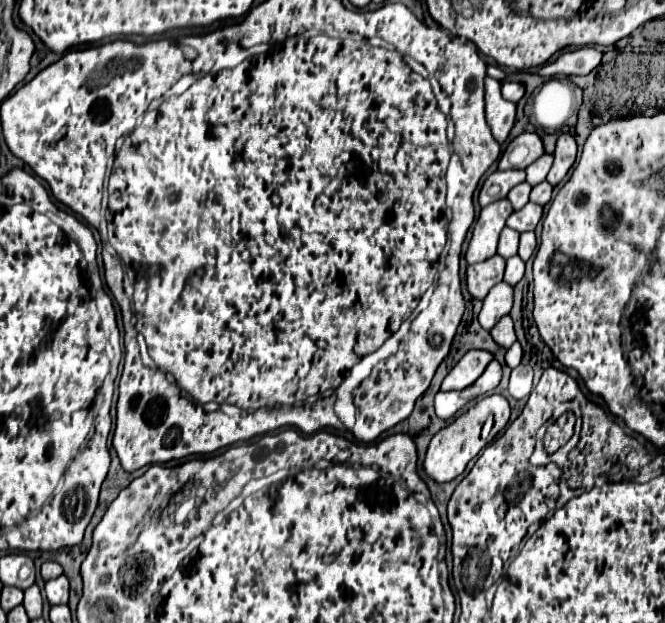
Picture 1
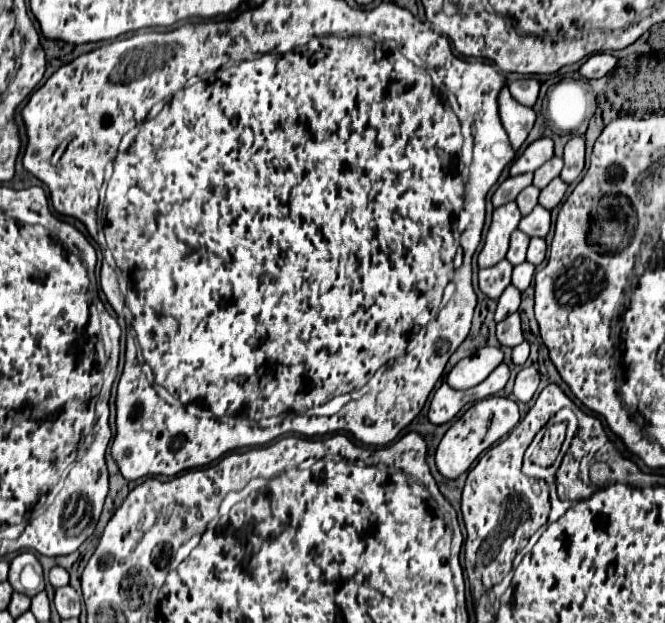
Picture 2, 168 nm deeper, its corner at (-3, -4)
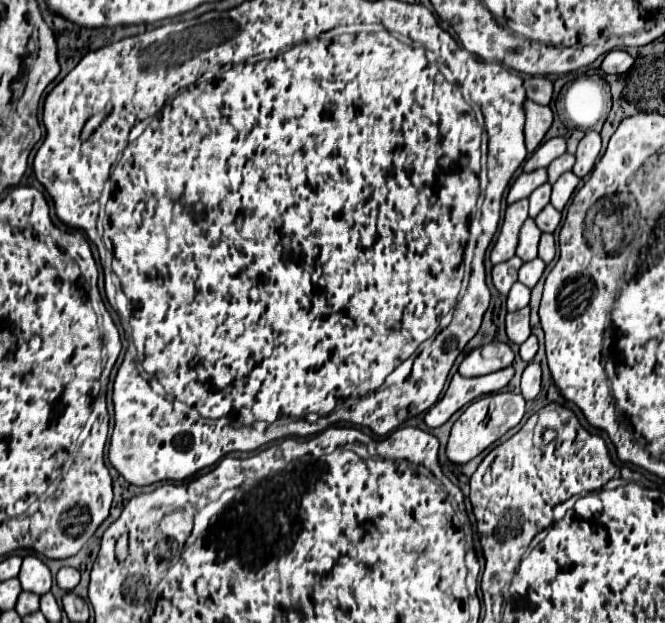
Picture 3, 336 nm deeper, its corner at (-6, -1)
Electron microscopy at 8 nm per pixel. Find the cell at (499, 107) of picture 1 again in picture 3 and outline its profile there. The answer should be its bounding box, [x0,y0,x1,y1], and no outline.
[524,100,554,152]

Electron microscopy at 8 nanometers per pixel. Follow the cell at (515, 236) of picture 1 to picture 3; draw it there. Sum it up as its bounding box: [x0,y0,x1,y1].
[516,218,540,262]

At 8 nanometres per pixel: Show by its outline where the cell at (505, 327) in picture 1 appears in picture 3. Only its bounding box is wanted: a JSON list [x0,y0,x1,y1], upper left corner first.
[506,308,530,344]

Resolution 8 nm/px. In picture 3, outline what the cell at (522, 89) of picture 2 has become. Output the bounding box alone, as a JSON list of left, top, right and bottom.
[524,76,554,104]

